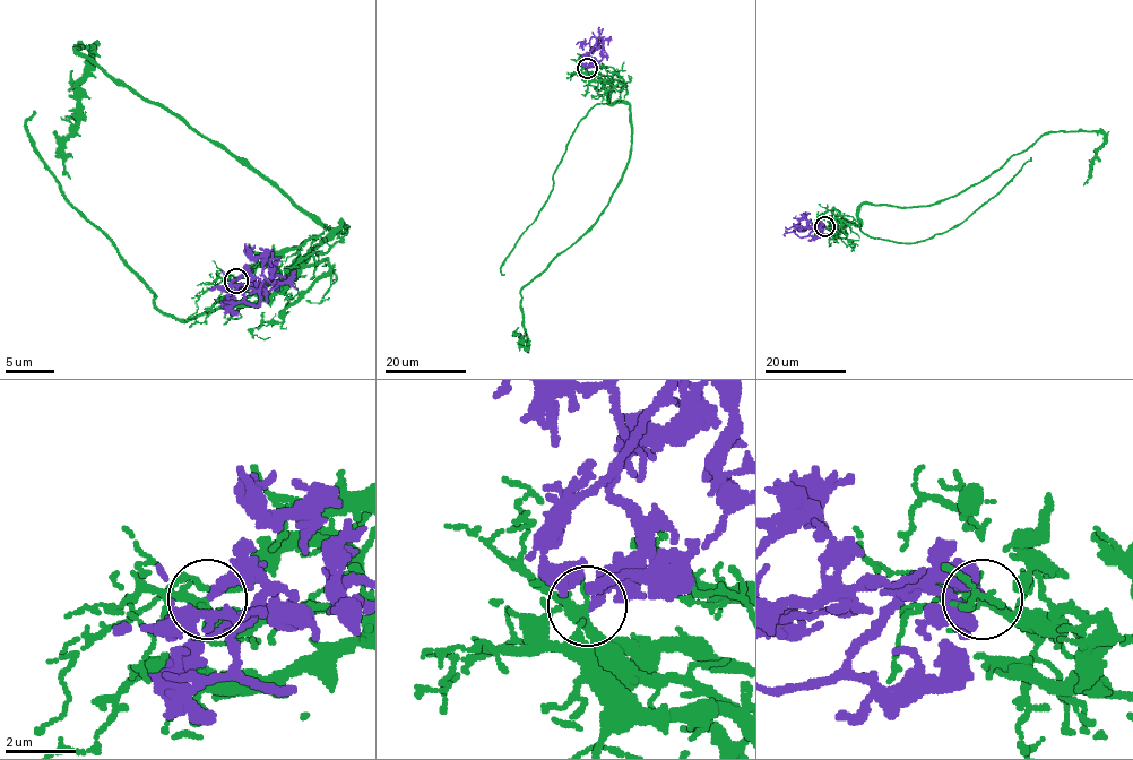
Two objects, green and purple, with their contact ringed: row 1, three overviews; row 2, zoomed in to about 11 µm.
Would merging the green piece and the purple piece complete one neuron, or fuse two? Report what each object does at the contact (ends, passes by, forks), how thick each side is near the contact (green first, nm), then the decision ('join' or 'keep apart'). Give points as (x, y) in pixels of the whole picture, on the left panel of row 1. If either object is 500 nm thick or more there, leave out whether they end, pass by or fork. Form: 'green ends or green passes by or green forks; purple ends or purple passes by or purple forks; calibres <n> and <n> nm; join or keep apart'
green passes by; purple ends; calibres 280 and 240 nm; keep apart

